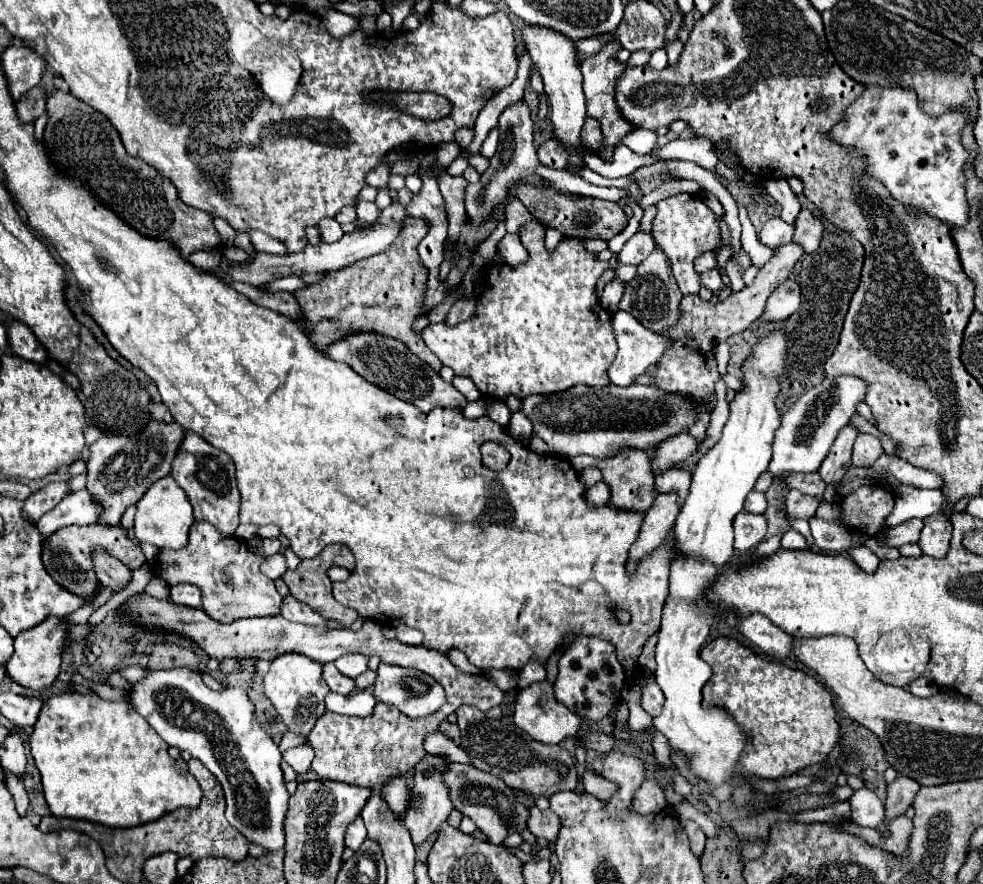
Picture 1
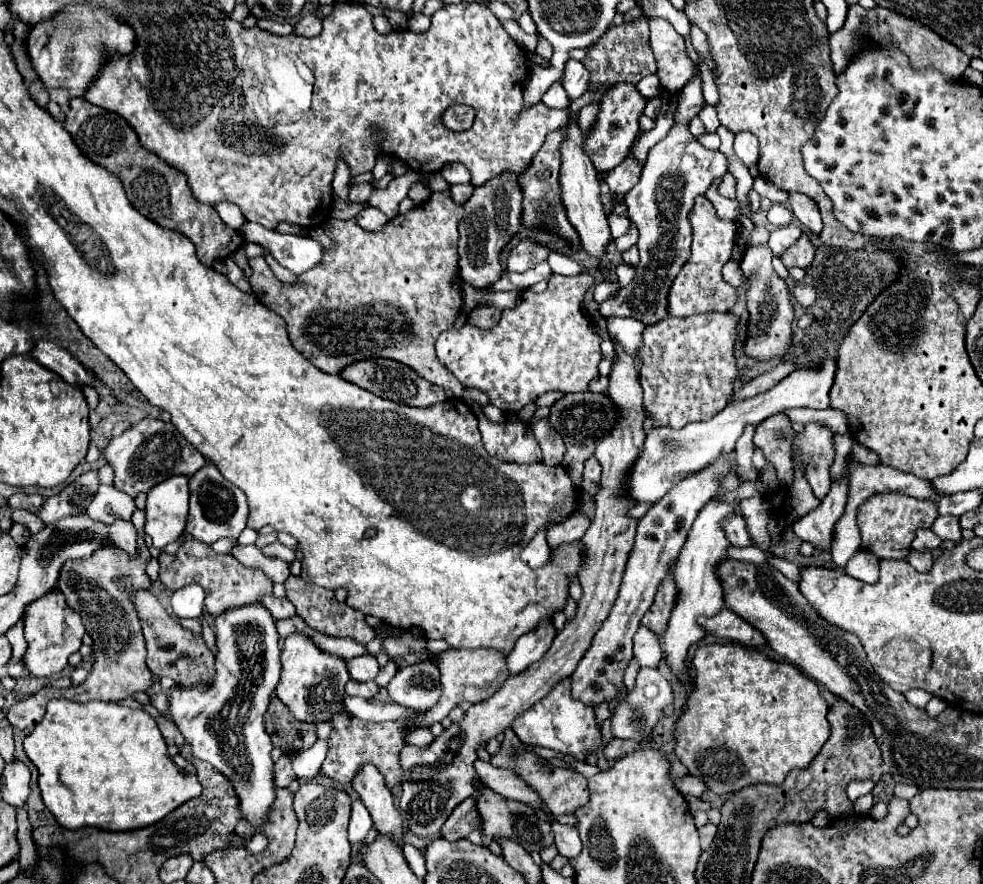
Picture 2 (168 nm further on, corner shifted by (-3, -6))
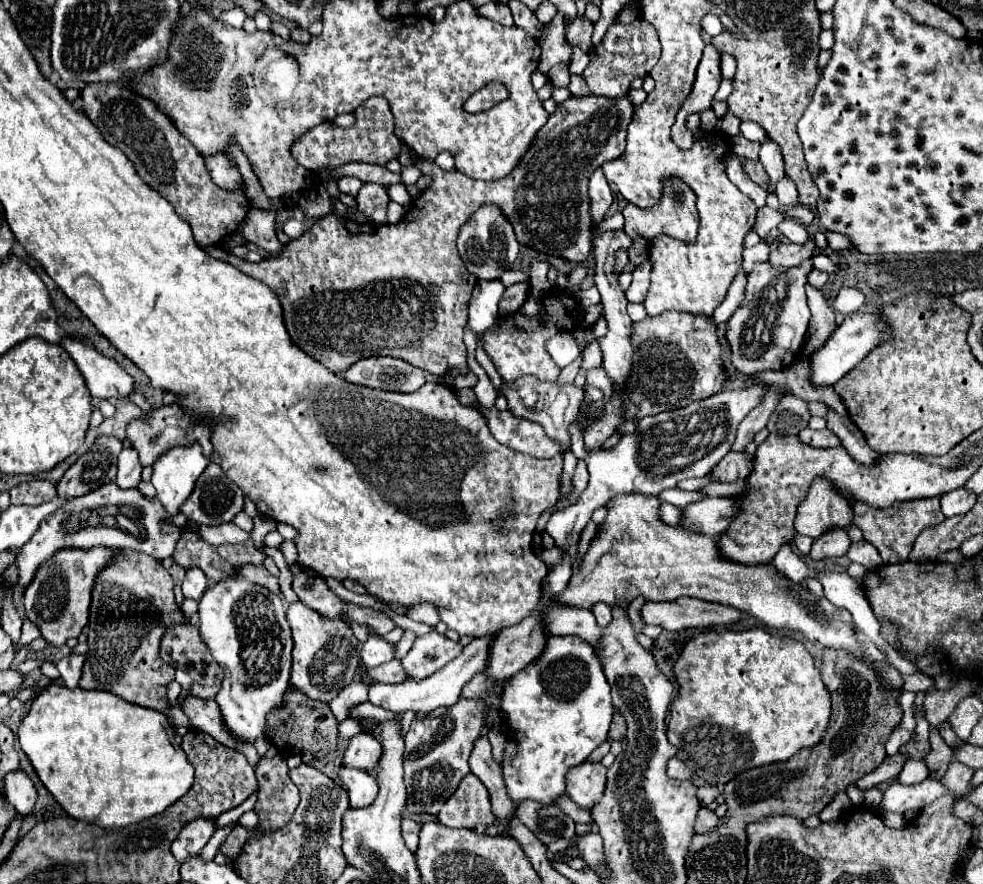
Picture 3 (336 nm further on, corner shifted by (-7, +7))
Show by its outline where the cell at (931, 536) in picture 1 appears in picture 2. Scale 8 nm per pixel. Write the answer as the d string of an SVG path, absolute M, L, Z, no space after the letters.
M938 517L932 525L932 531L942 539L942 541L954 541L958 543L962 539L962 529L958 523L958 517Z

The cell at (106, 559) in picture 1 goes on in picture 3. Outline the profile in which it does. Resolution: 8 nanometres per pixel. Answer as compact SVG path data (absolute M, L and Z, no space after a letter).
M184 622L174 624L160 642L160 658L192 676L194 682L206 686L220 686L224 672L214 662L208 646L200 638L198 626Z

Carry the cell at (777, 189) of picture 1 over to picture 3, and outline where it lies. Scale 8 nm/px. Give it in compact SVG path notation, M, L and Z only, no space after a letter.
M784 218L780 224L778 224L778 232L782 234L782 238L786 238L788 242L796 242L796 244L802 244L810 238L808 230L804 224L800 224L796 218Z

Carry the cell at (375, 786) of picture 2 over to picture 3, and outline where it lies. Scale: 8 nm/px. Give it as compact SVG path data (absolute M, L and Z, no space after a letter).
M360 732L354 738L350 738L350 744L344 752L344 766L376 774L380 754L382 754L382 744L374 736Z

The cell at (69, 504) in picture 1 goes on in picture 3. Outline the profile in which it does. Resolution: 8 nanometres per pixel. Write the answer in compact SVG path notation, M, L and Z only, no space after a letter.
M124 448L118 458L118 474L114 478L114 484L126 488L136 488L140 482L142 466L138 462L138 454L134 448Z

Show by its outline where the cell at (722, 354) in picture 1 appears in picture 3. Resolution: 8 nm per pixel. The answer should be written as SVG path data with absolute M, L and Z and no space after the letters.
M808 284L806 292L808 292L808 306L812 310L812 318L810 318L810 326L808 326L808 332L806 332L804 346L810 344L810 350L814 352L836 330L836 324L834 324L834 314L836 312L826 302L826 296L822 294L822 290L812 288Z

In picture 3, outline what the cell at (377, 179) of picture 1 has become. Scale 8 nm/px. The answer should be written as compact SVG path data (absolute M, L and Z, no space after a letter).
M342 176L338 180L338 186L340 186L340 192L350 194L350 196L356 196L358 190L360 190L360 186L362 186L362 182L358 178L354 178L354 176Z

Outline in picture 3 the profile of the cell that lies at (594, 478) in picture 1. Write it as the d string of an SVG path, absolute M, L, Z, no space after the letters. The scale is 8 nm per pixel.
M670 310L666 314L658 314L654 318L644 318L634 324L632 332L634 340L634 366L630 376L630 406L634 412L622 412L622 398L612 396L610 402L604 404L604 418L596 422L584 434L584 446L590 452L602 448L602 442L614 434L618 422L624 416L628 418L644 418L650 414L660 414L666 410L678 410L690 406L690 402L698 402L710 398L724 388L726 370L722 360L722 348L718 342L714 318L706 314L686 314Z

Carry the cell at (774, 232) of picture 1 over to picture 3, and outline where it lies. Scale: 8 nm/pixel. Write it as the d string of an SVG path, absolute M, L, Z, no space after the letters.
M756 262L748 276L746 298L728 320L726 338L732 348L732 364L744 372L754 374L762 370L780 370L788 366L802 348L804 334L810 320L810 308L806 304L806 276L812 270L812 262L796 268L770 266L768 262Z

